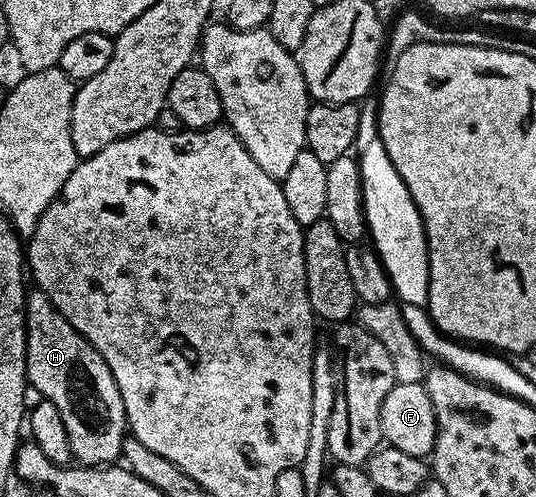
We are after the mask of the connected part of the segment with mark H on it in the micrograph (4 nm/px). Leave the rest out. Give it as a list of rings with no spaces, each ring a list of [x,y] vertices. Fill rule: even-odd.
[[[31,289],[27,292],[27,382],[30,386],[39,389],[43,398],[53,401],[53,405],[57,405],[57,413],[61,413],[61,421],[65,421],[65,431],[69,433],[71,454],[76,464],[84,467],[106,467],[114,464],[122,456],[123,441],[128,438],[129,428],[125,401],[121,401],[121,389],[117,389],[117,381],[113,381],[113,373],[109,369],[109,365],[105,365],[101,353],[97,353],[97,349],[93,349],[91,342],[81,333],[77,333],[77,329],[73,329],[73,325],[69,325],[66,317],[49,301],[47,294],[38,289]]]

